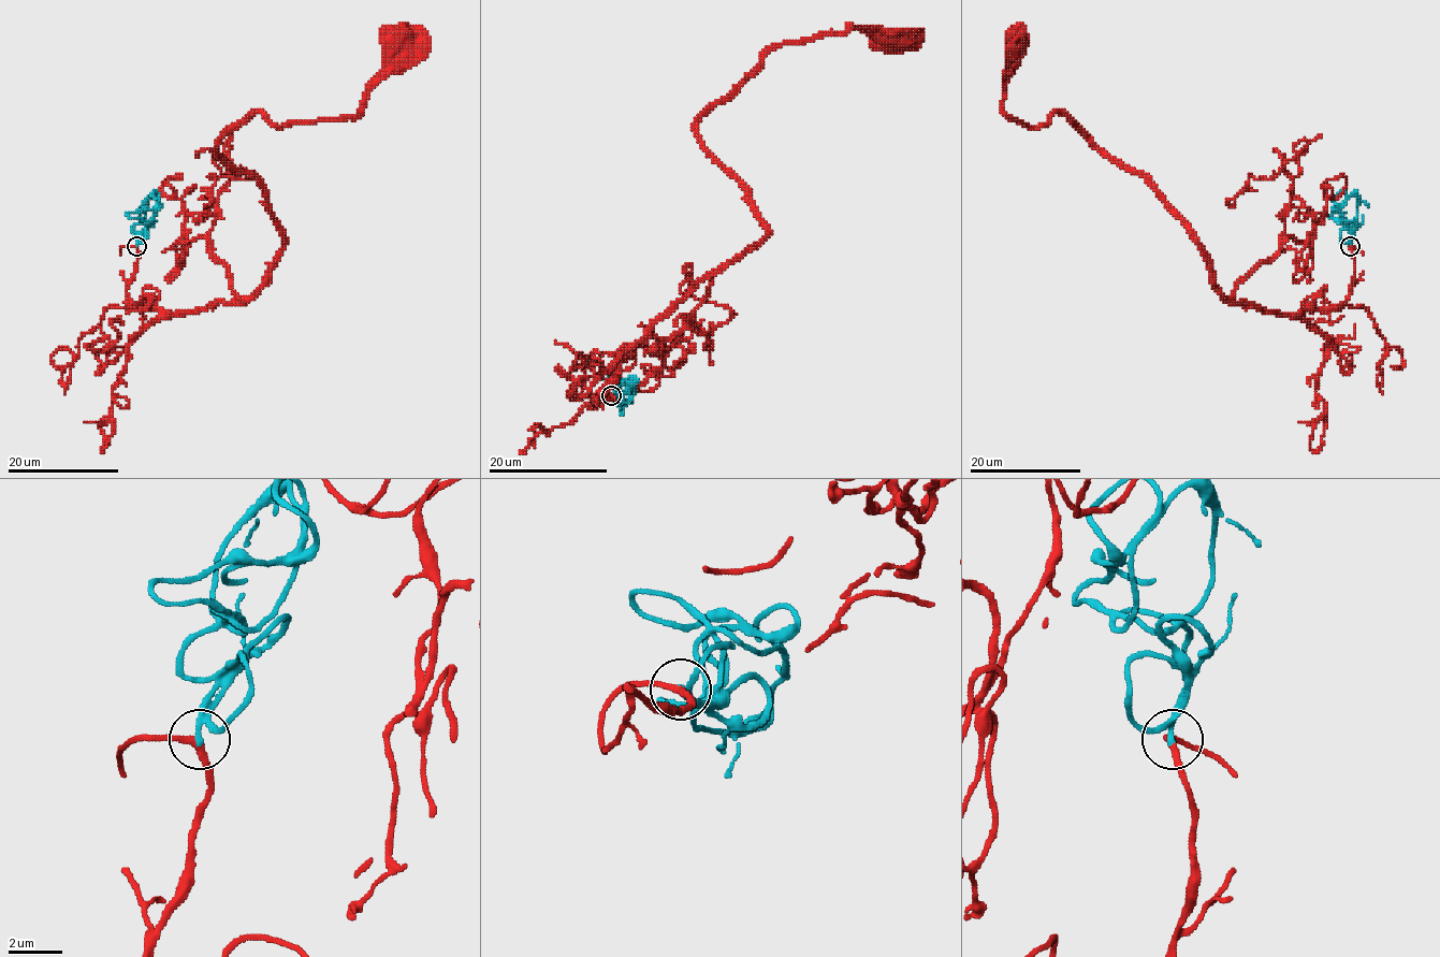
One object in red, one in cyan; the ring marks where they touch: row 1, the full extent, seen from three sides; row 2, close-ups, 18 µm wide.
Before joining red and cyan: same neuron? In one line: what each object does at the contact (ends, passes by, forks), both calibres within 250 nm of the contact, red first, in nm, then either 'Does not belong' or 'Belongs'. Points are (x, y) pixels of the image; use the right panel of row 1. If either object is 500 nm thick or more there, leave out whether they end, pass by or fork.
At the ring red passes by. At the ring cyan passes by. Thickness 220 nm (red) against 180 nm. Belongs

